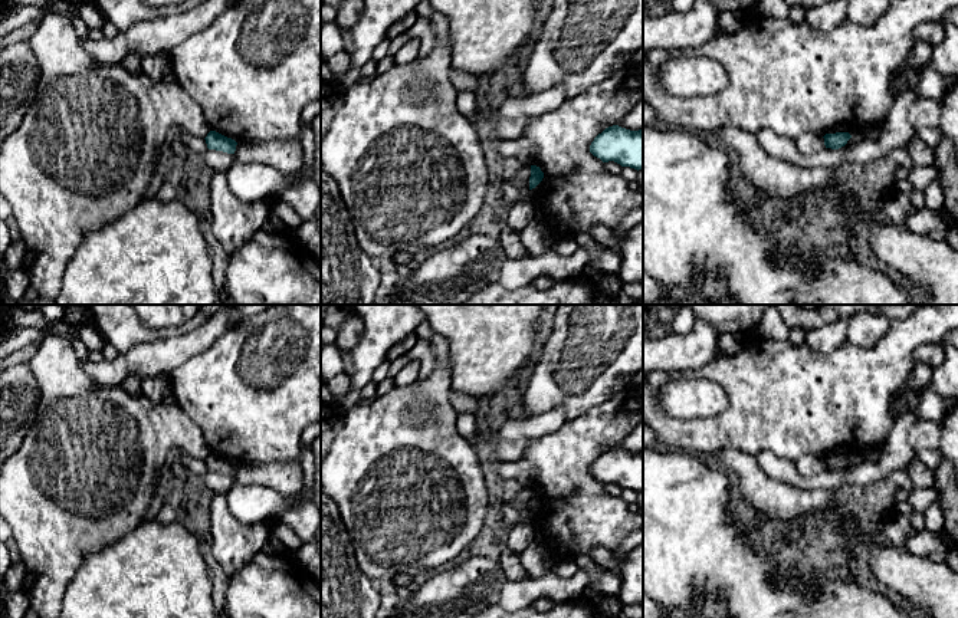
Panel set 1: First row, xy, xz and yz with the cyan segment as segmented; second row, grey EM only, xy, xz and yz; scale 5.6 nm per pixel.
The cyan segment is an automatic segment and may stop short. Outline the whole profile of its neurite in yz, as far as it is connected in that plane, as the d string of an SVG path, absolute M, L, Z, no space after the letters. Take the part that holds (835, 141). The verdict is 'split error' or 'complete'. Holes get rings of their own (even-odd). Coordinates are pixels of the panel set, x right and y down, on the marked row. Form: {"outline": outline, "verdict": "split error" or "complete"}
{"outline": "M836 132L826 134L823 138L826 148L839 149L847 144L852 135L849 132Z", "verdict": "complete"}

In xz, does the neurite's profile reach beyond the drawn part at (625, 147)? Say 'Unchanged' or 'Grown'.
Unchanged

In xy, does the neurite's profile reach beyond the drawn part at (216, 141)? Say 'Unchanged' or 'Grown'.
Unchanged

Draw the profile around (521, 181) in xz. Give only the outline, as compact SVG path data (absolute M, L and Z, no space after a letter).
M522 165L522 168L519 170L519 172L516 174L515 180L514 180L514 185L522 193L522 194L528 194L529 191L529 177L531 177L531 165Z

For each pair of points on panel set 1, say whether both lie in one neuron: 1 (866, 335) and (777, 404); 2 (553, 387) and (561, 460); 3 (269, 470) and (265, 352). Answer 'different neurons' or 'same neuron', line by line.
1: different neurons
2: different neurons
3: different neurons

